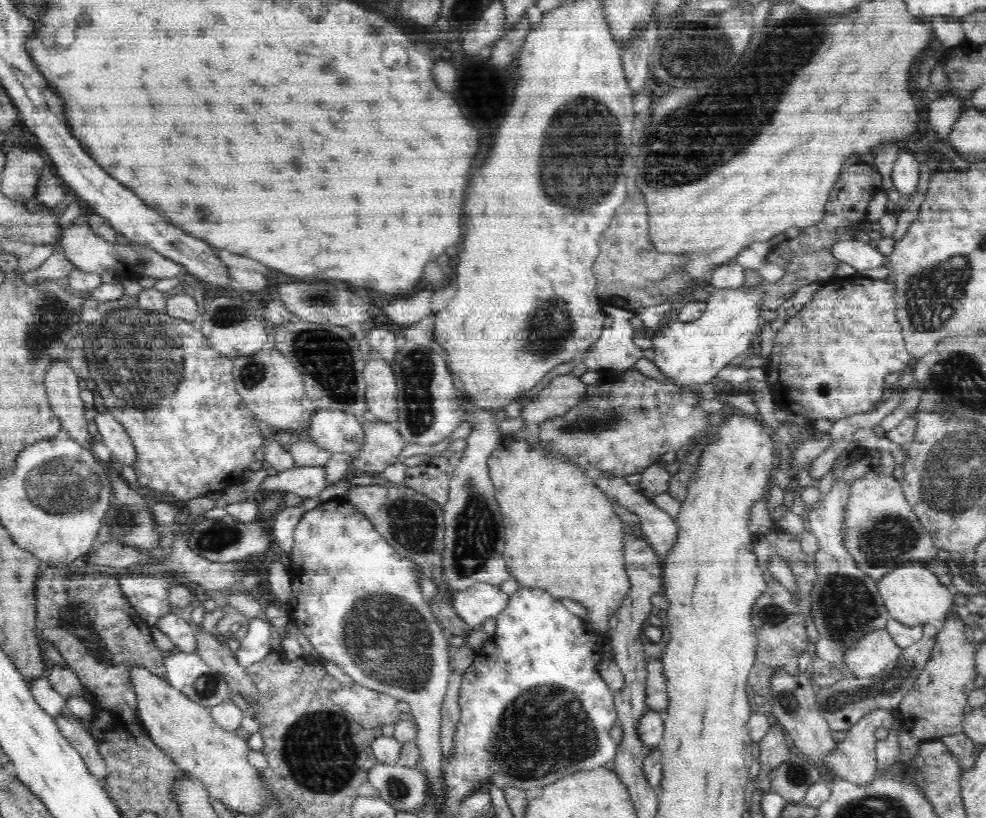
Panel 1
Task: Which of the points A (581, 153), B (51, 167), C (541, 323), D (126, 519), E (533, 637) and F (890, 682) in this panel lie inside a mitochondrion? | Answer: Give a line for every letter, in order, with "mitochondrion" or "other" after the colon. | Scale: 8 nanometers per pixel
A: mitochondrion
B: other
C: mitochondrion
D: mitochondrion
E: other
F: mitochondrion

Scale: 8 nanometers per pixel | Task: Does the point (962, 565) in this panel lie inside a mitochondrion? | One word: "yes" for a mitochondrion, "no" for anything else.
no

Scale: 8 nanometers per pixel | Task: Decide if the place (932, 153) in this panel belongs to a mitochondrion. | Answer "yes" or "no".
no

